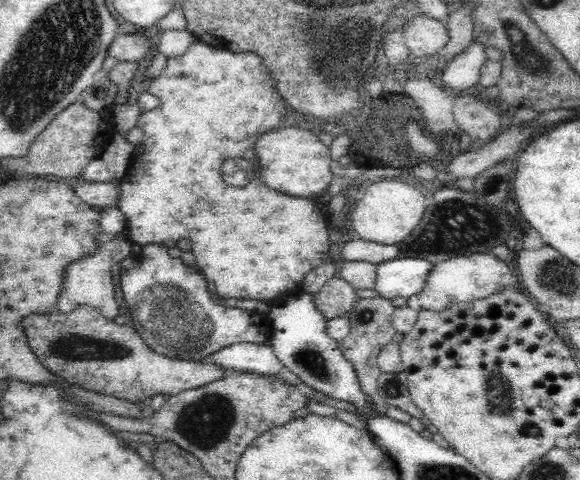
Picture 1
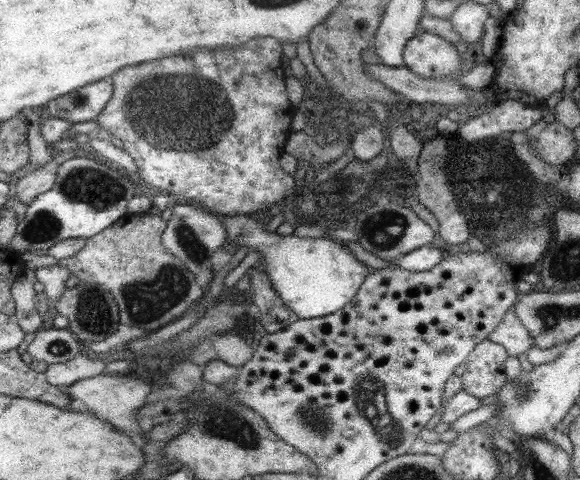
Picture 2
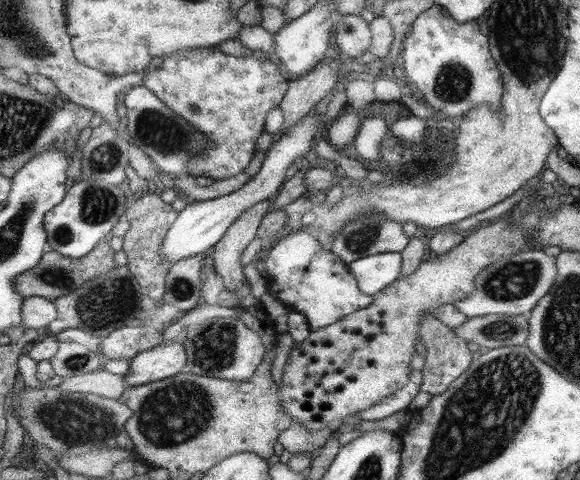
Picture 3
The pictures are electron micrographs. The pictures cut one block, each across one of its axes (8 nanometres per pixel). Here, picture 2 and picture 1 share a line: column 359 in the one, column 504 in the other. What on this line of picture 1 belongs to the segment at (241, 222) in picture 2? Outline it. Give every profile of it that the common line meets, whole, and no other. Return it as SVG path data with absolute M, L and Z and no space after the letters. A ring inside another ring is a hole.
M476 252L468 256L452 256L450 260L438 261L434 264L424 288L408 298L408 306L416 311L432 309L442 311L452 303L467 303L491 295L494 291L508 287L512 274L508 272L506 263L492 253Z

